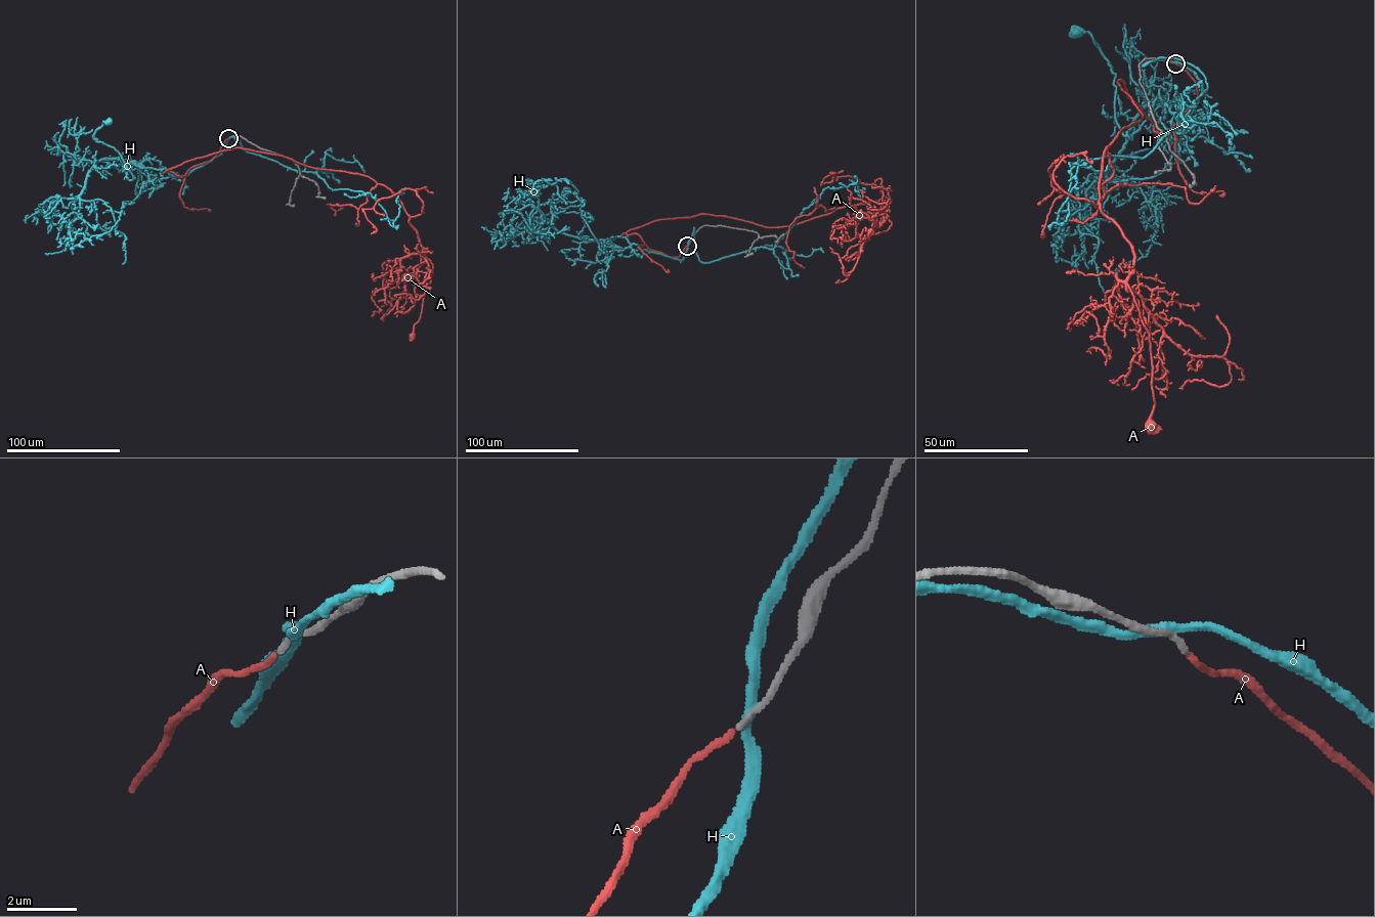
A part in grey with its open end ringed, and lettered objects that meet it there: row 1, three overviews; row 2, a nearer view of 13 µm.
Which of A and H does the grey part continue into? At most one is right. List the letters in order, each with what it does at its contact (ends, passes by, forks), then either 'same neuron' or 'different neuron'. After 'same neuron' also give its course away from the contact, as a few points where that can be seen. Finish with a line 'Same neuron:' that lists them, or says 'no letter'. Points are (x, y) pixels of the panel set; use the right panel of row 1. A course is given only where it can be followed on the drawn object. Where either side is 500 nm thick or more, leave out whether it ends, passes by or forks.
A: it ends | same neuron | via (1176, 63), (1197, 102), (1165, 132), (1118, 81), (1143, 118), (1104, 150), (1099, 182), (1134, 256), (1149, 424)
H: it passes by | different neuron
Same neuron: A

